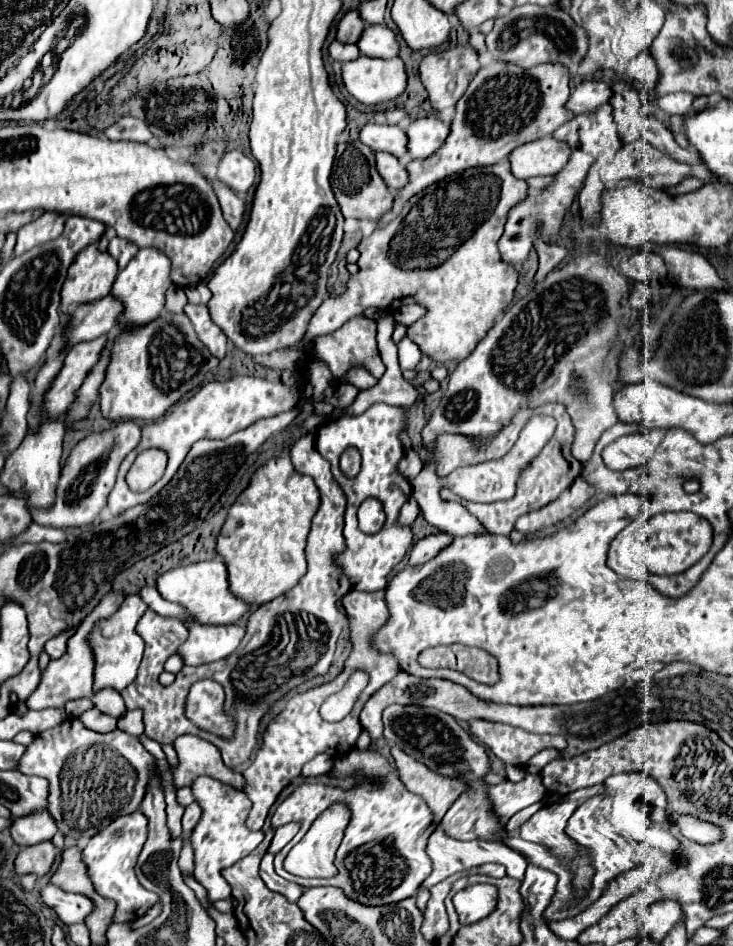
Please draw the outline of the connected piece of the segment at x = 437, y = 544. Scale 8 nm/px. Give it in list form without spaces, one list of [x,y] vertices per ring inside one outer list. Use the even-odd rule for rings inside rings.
[[[438,532],[438,534],[432,534],[432,536],[418,540],[410,552],[408,564],[424,564],[424,562],[436,558],[440,554],[440,550],[450,546],[450,542],[452,542],[452,536],[444,534],[444,532]]]

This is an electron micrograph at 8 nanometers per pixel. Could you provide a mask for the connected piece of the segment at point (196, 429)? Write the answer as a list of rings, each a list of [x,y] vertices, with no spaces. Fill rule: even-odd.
[[[234,376],[234,378],[224,380],[224,382],[208,382],[208,384],[204,384],[194,396],[190,396],[184,402],[174,404],[164,414],[162,420],[144,424],[140,444],[136,446],[136,450],[130,452],[130,458],[124,460],[124,468],[120,468],[116,486],[112,488],[112,492],[108,496],[108,508],[110,508],[110,512],[114,516],[120,516],[128,508],[138,506],[138,504],[144,504],[154,494],[158,494],[172,480],[172,476],[176,474],[178,466],[182,464],[184,456],[188,454],[188,450],[190,450],[190,446],[194,442],[198,442],[202,438],[214,438],[214,440],[228,438],[230,434],[248,428],[250,424],[254,424],[260,418],[268,418],[268,416],[276,416],[280,412],[292,410],[298,404],[298,398],[300,396],[298,396],[298,390],[296,388],[290,388],[286,384],[276,384],[276,382],[270,382],[270,380],[264,380],[264,378],[254,378],[254,376]],[[150,446],[152,448],[166,450],[168,452],[168,464],[170,466],[166,468],[164,476],[150,490],[146,490],[146,492],[132,492],[128,488],[124,476],[126,476],[128,468],[132,466],[136,454],[142,452],[142,450],[146,450],[146,448],[150,448]]]

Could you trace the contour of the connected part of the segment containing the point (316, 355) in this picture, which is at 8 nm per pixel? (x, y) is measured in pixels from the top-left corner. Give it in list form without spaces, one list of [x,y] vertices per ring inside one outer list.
[[[354,316],[342,328],[334,330],[330,334],[324,334],[324,336],[316,336],[312,340],[312,354],[308,356],[308,360],[324,362],[330,368],[334,380],[338,380],[338,382],[342,382],[346,372],[354,366],[362,366],[372,376],[382,378],[386,366],[380,360],[380,354],[378,354],[378,348],[376,348],[376,320],[368,320],[366,316]]]

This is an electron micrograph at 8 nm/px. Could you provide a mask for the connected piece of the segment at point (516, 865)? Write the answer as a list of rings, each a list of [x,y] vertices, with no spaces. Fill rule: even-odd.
[[[438,828],[432,834],[432,838],[428,842],[428,856],[432,858],[432,874],[422,882],[422,886],[426,886],[426,888],[438,884],[440,880],[444,880],[444,878],[448,878],[456,872],[464,872],[464,870],[470,870],[472,866],[480,866],[480,864],[486,864],[486,862],[502,864],[507,869],[507,875],[516,878],[516,880],[522,880],[524,870],[526,870],[526,860],[505,845],[485,840],[470,840],[470,842],[454,840],[450,836],[446,836],[446,832],[442,828]]]

